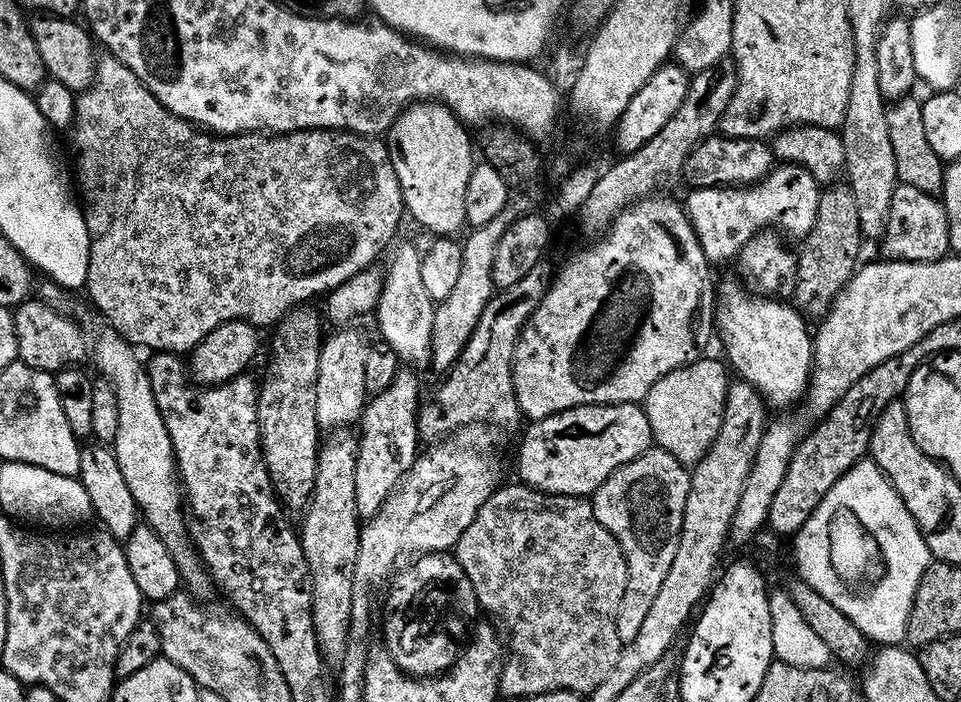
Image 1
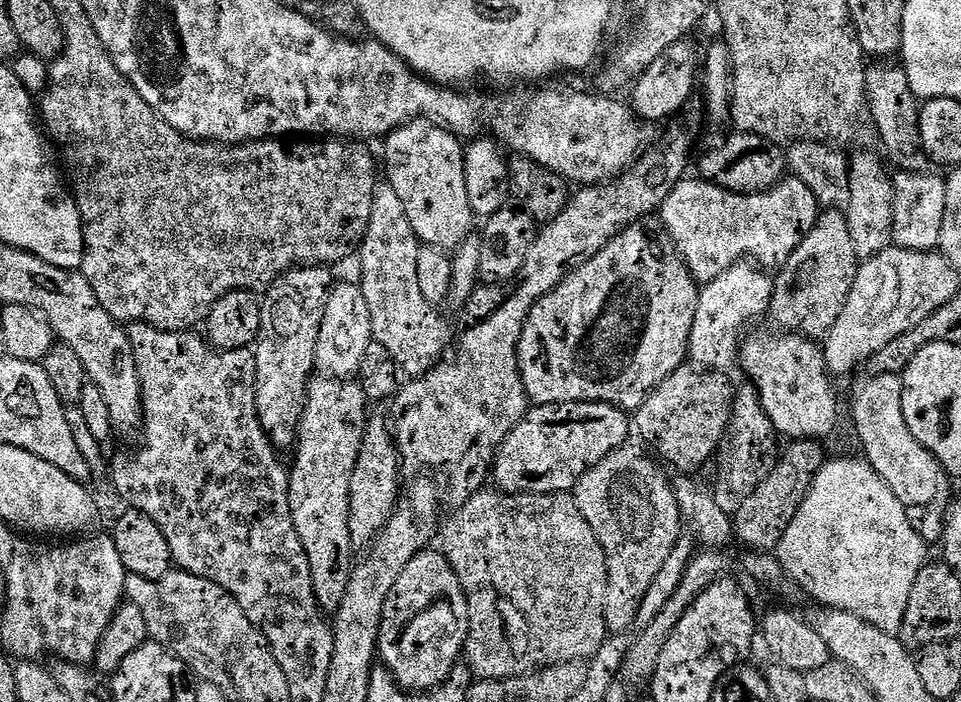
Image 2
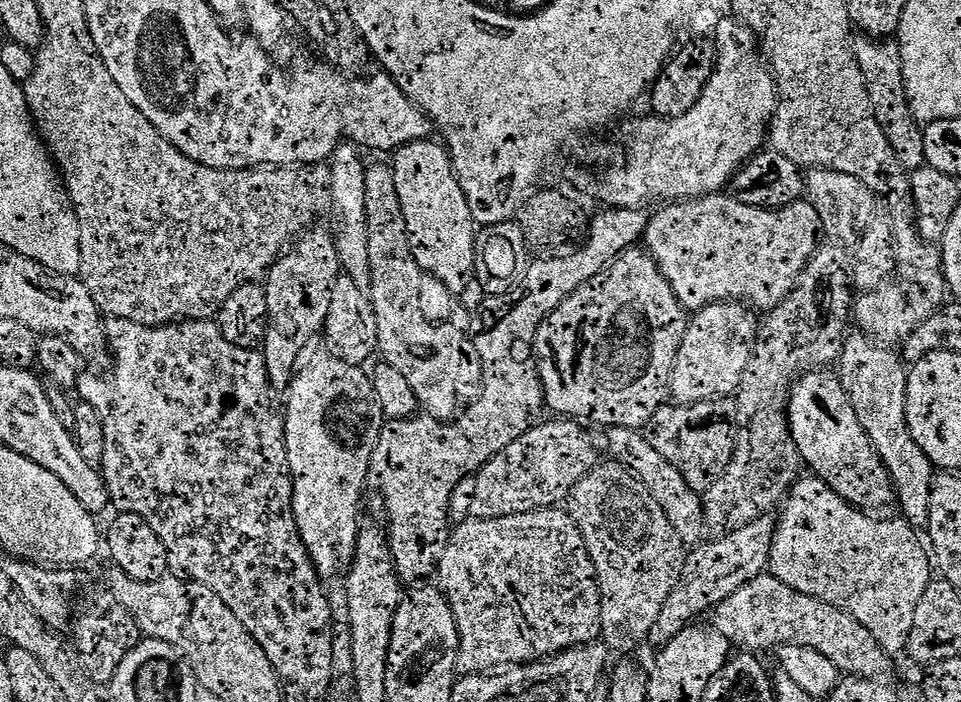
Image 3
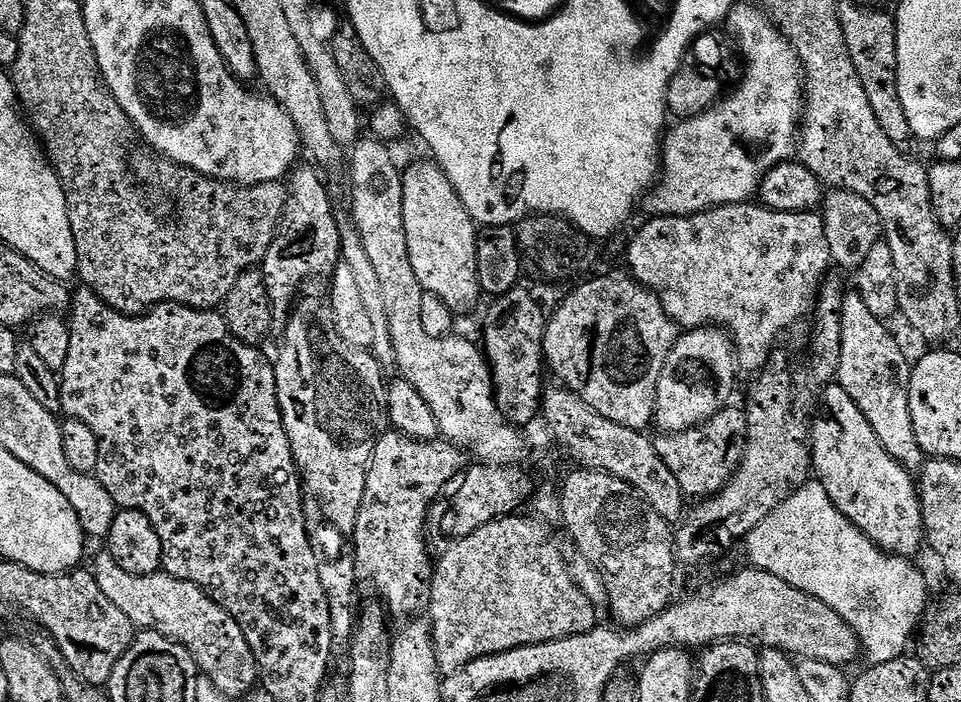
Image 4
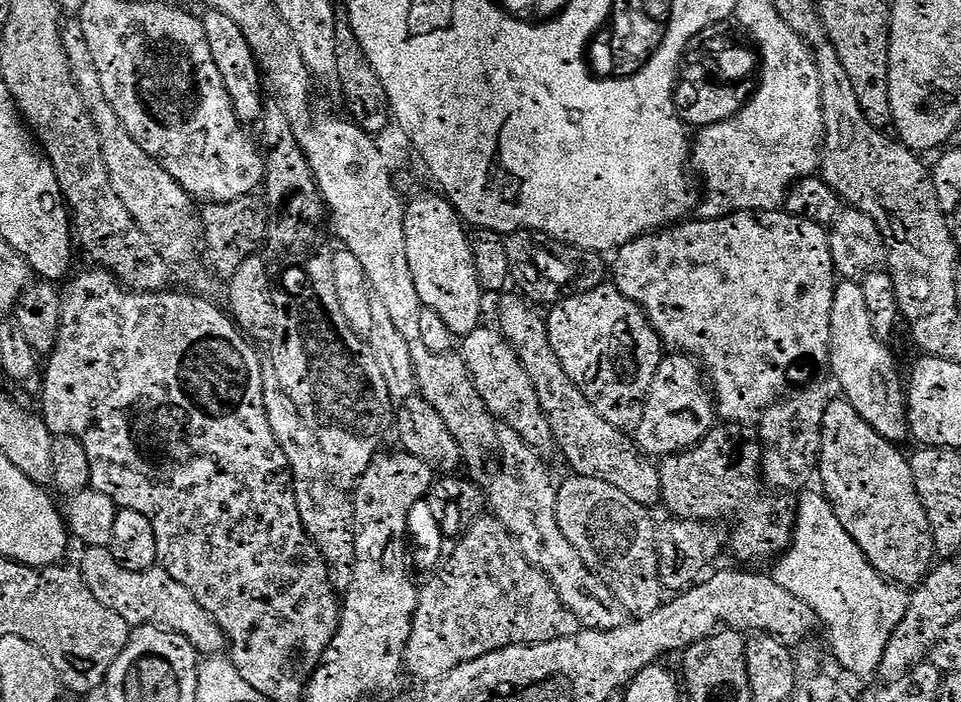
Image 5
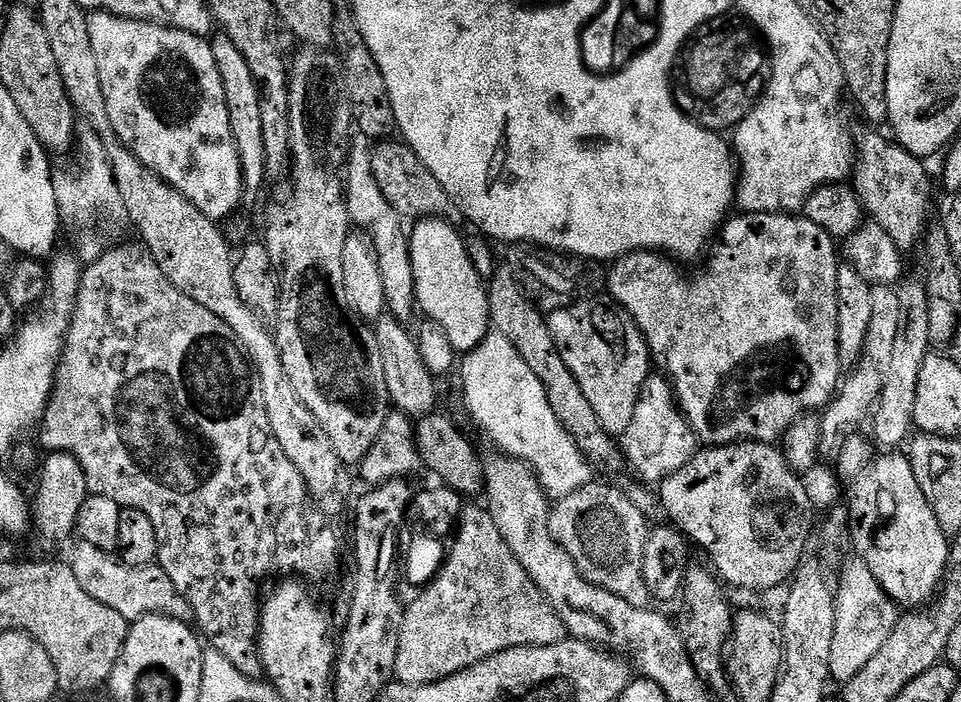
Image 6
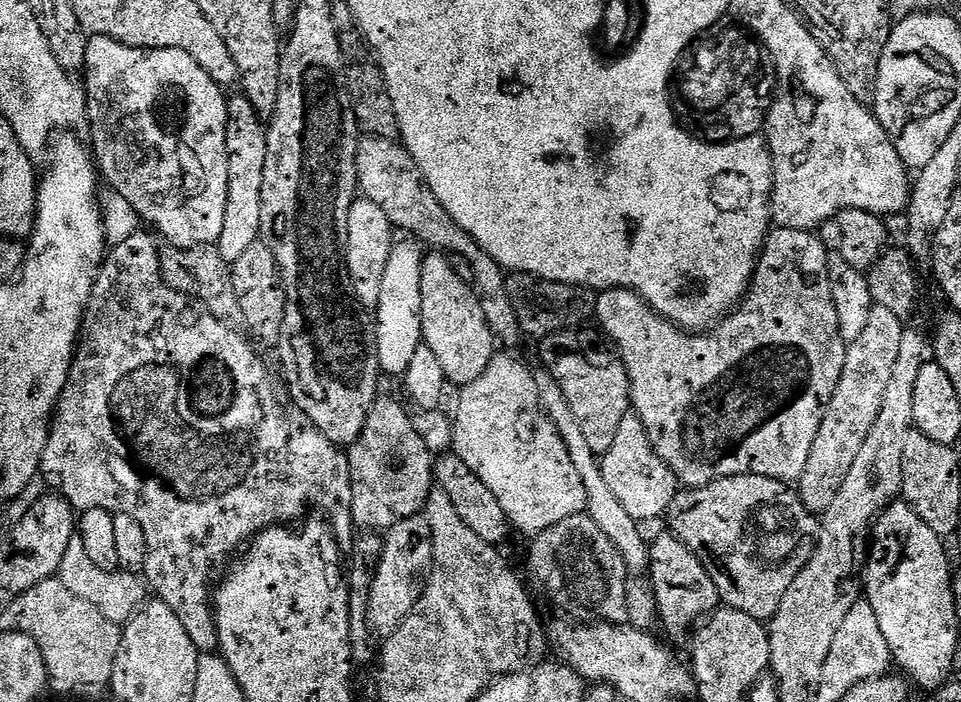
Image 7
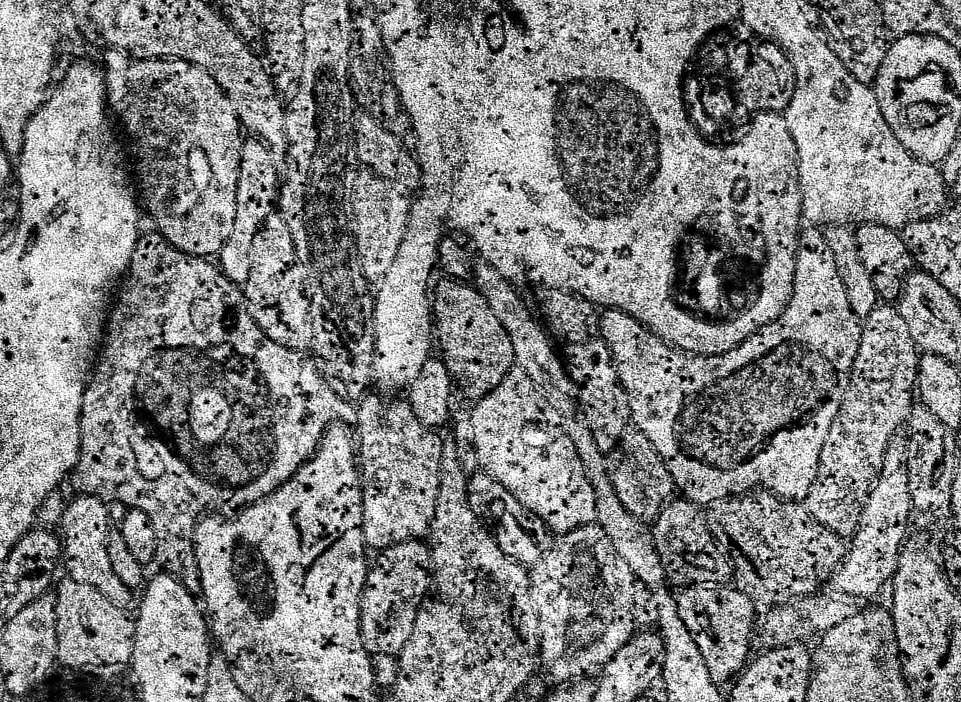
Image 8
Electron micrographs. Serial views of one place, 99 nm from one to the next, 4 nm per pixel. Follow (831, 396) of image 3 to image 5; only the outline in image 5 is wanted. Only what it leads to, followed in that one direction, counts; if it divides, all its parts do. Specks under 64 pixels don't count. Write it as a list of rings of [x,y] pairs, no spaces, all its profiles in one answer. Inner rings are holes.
[[[829,399],[820,435],[819,487],[838,514],[838,522],[846,526],[846,534],[858,542],[881,576],[894,584],[916,586],[933,571],[934,545],[926,510],[914,486],[912,465],[900,451],[873,430],[847,400]]]

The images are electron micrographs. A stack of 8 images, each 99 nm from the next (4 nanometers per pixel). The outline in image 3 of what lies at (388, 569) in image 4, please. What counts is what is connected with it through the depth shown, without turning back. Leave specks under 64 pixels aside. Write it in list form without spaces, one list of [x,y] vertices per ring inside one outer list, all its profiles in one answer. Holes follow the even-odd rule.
[[[415,414],[407,419],[389,419],[385,423],[384,429],[380,431],[378,438],[378,446],[372,455],[372,470],[371,475],[374,477],[374,484],[380,487],[380,496],[384,499],[384,504],[388,507],[388,521],[386,527],[388,530],[388,539],[392,542],[392,557],[396,559],[396,575],[400,577],[401,581],[408,582],[408,580],[416,580],[412,582],[424,582],[428,575],[435,573],[440,567],[440,559],[442,554],[448,548],[448,537],[450,535],[450,509],[452,507],[452,495],[454,490],[462,483],[462,481],[469,479],[479,472],[476,464],[472,464],[472,456],[468,456],[468,448],[472,448],[472,440],[468,440],[468,432],[456,432],[449,422],[441,422],[434,416],[427,414]]]

